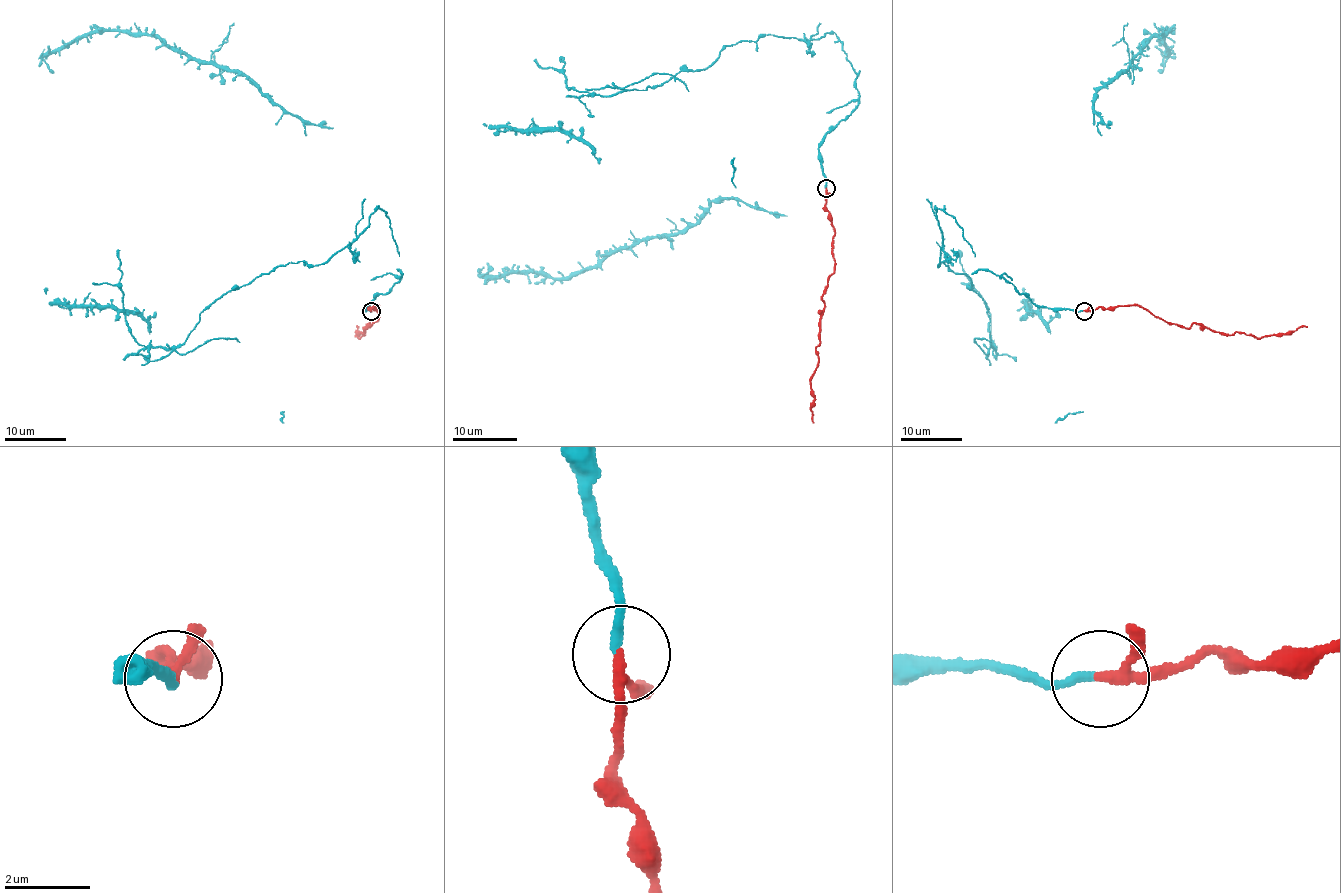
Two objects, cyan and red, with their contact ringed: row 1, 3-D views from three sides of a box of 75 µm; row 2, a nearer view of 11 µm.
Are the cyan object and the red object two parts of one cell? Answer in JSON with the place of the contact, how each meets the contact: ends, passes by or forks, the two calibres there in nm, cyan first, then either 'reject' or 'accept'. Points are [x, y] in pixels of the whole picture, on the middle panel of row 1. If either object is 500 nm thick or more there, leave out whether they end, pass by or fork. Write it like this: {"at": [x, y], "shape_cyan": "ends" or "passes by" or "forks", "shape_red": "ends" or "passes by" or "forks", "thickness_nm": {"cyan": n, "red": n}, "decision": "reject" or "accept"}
{"at": [826, 188], "shape_cyan": "ends", "shape_red": "passes by", "thickness_nm": {"cyan": 200, "red": 200}, "decision": "reject"}

